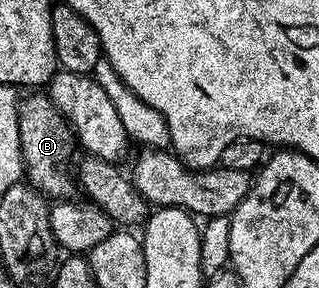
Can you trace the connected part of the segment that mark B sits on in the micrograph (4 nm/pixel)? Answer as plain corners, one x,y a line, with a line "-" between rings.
29,93
17,104
19,119
19,141
21,142
21,156
25,162
24,178
29,186
53,201
65,201
75,191
75,175
71,170
75,136
72,127
61,114
61,110
51,102
48,94

